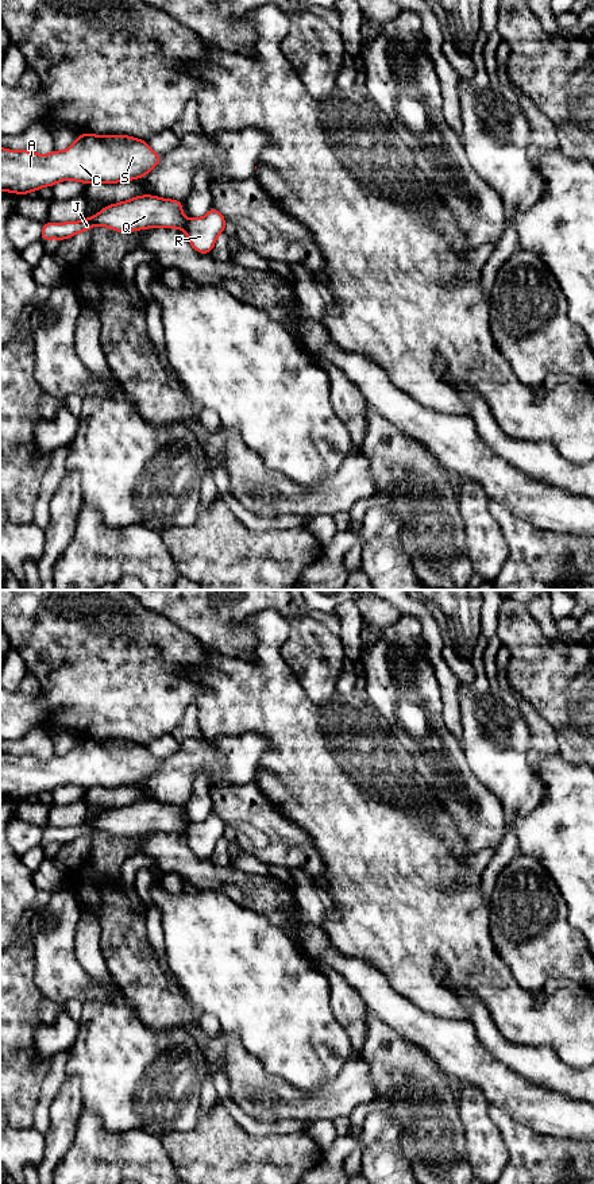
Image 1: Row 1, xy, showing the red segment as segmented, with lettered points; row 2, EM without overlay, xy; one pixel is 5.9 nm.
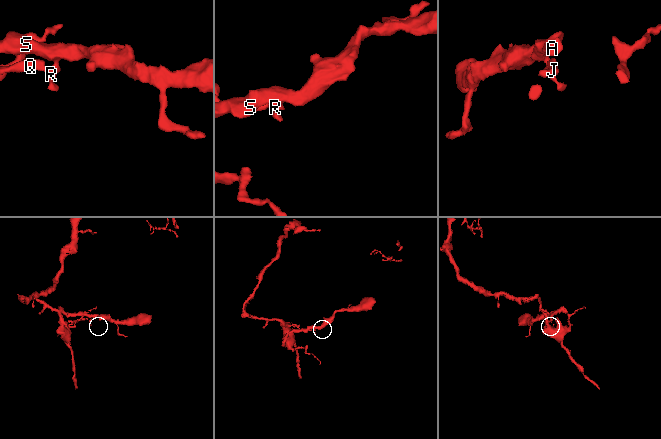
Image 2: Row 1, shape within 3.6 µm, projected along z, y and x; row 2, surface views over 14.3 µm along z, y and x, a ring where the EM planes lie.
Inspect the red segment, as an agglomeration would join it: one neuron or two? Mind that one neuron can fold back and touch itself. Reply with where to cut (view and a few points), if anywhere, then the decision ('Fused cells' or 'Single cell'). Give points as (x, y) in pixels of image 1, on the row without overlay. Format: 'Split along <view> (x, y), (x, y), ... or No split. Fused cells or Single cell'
Split along xy (185, 828), (182, 833). Fused cells

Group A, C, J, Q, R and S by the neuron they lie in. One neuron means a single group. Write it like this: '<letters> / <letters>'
A C R S / J Q

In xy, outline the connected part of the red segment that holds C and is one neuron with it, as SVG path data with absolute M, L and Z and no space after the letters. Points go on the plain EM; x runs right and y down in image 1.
M82 737L68 755L49 760L0 752L0 795L27 799L66 784L84 788L138 784L161 763L146 745L128 740Z

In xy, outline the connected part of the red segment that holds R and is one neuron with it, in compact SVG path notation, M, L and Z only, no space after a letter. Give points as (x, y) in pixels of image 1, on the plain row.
M216 814L201 822L189 822L184 832L190 851L200 859L209 859L215 852L217 841L225 834L225 824Z

